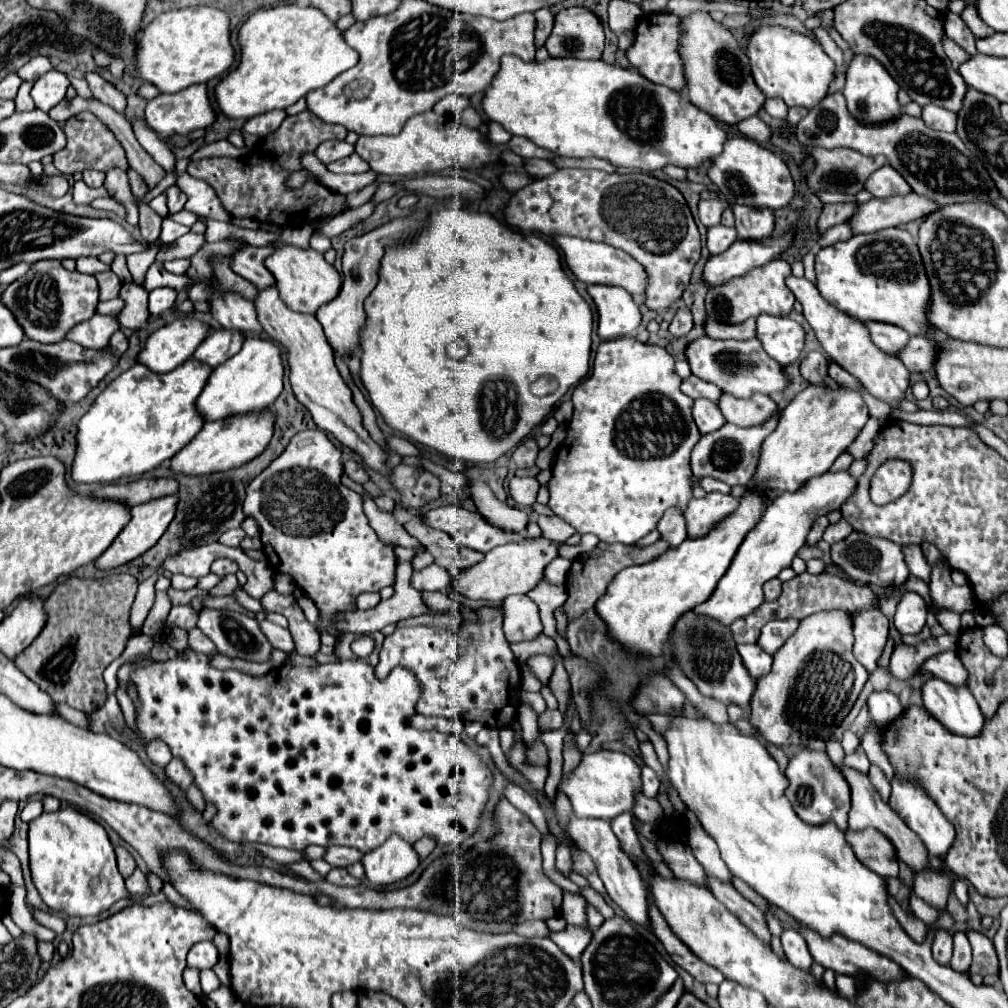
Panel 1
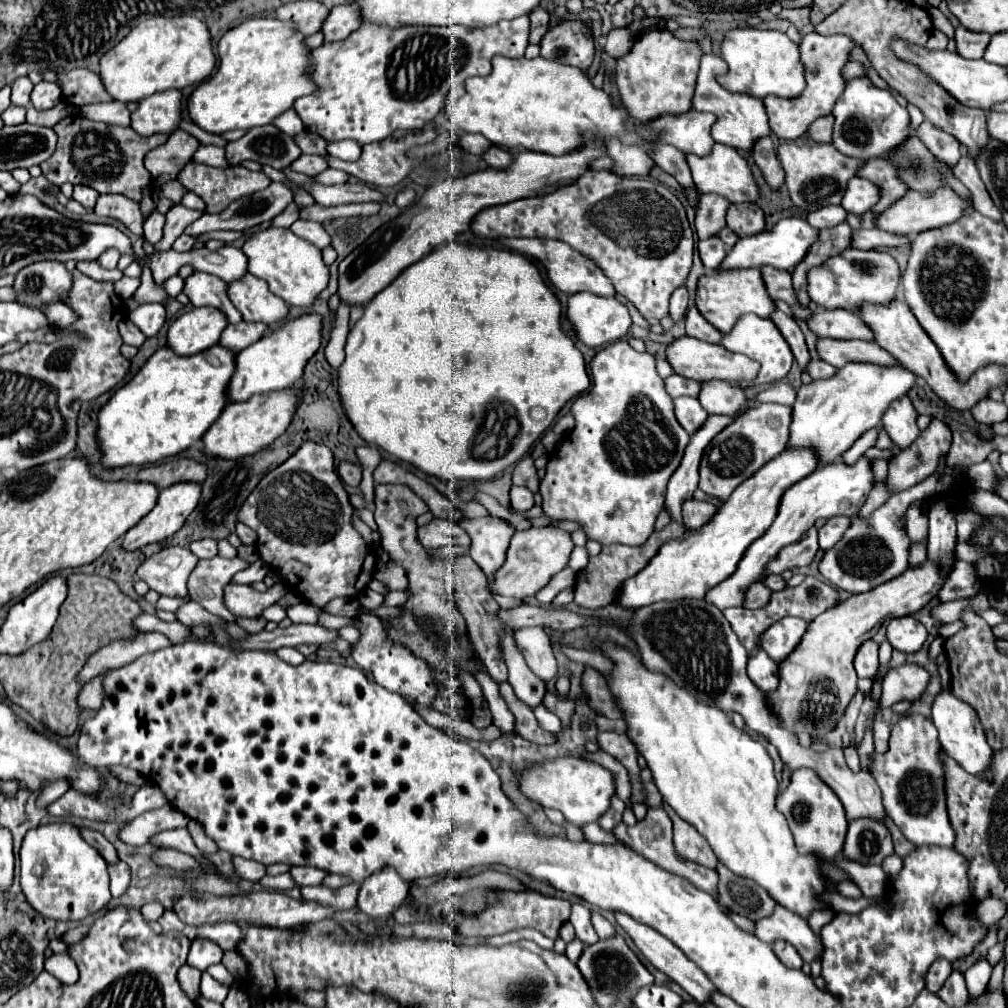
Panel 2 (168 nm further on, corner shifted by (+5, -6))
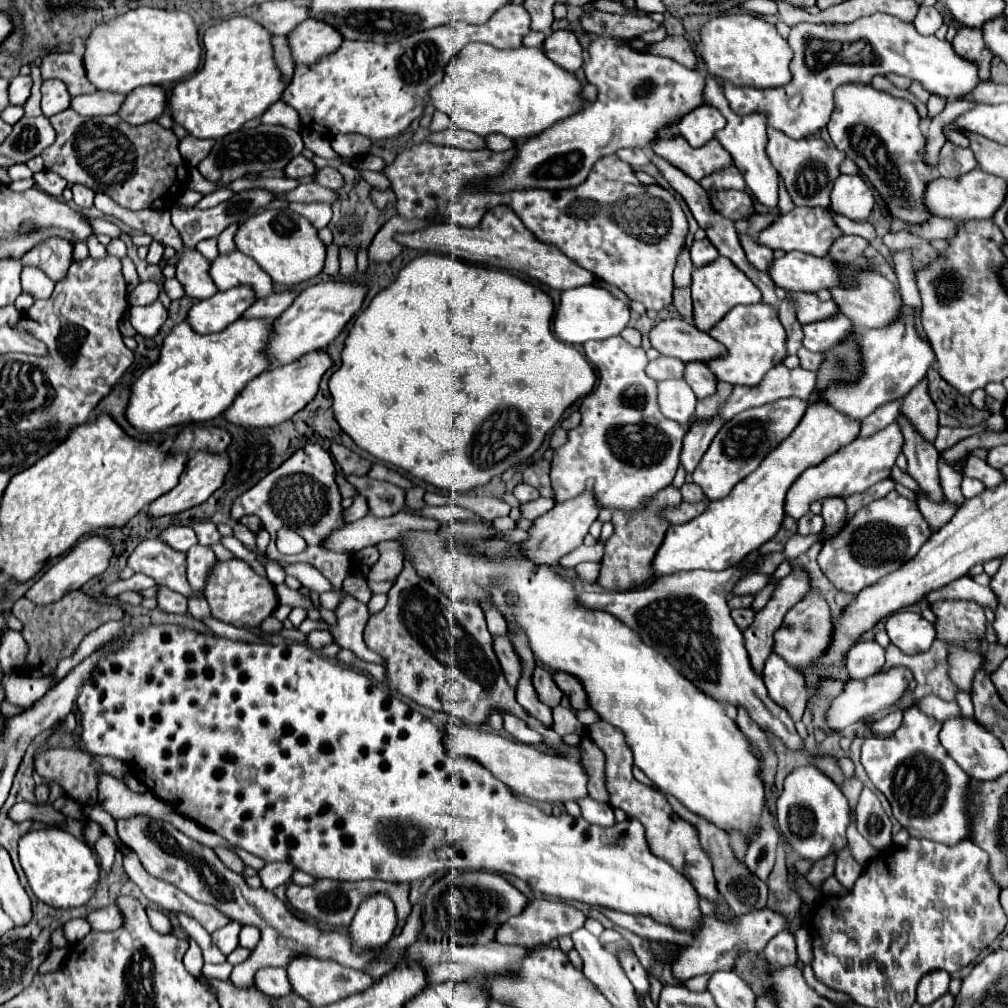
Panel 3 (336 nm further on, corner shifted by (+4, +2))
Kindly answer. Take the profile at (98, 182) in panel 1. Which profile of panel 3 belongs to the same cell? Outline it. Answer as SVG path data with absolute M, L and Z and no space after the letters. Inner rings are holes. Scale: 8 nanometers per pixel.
M79 184L71 186L71 190L73 190L73 202L77 204L77 208L89 210L93 206L93 196L95 196L93 190L89 190L87 186L79 186Z

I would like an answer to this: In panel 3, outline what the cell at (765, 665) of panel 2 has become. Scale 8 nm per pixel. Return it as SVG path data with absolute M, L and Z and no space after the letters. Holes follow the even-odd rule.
M771 654L763 670L763 682L767 686L771 700L783 706L795 722L801 720L805 704L809 700L803 674L791 668L781 656Z

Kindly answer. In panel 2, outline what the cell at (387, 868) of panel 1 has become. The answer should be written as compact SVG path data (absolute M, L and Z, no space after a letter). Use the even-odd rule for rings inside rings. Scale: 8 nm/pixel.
M384 866L360 884L358 908L376 920L384 920L406 900L406 896L406 880L392 866Z

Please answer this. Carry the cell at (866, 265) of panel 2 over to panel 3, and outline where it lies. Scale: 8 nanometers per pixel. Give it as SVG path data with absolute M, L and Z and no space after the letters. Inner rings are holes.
M787 252L783 258L775 258L769 264L767 274L775 286L787 292L819 292L841 284L837 264L829 256L817 258L803 252Z

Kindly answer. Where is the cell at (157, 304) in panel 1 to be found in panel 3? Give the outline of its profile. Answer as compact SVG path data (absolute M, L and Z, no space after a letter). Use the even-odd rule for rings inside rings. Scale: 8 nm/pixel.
M155 300L149 306L133 306L131 308L131 324L137 330L137 334L145 336L145 338L153 338L159 328L163 326L163 322L167 320L167 310L163 308L163 304L159 300Z

